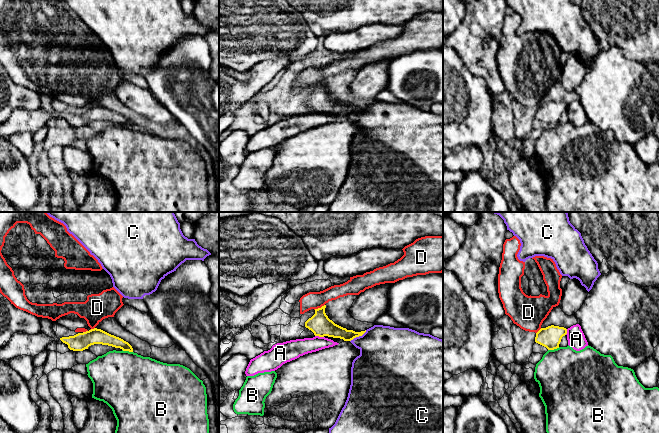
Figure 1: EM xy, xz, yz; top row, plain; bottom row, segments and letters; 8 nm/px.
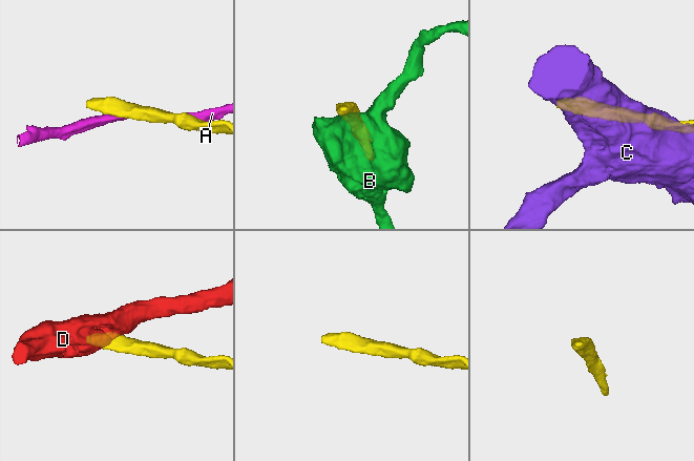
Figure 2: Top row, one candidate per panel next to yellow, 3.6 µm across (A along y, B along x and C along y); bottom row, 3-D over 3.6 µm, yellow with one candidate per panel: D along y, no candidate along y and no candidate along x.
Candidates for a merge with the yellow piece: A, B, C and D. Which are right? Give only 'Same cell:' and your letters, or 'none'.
Same cell: none

